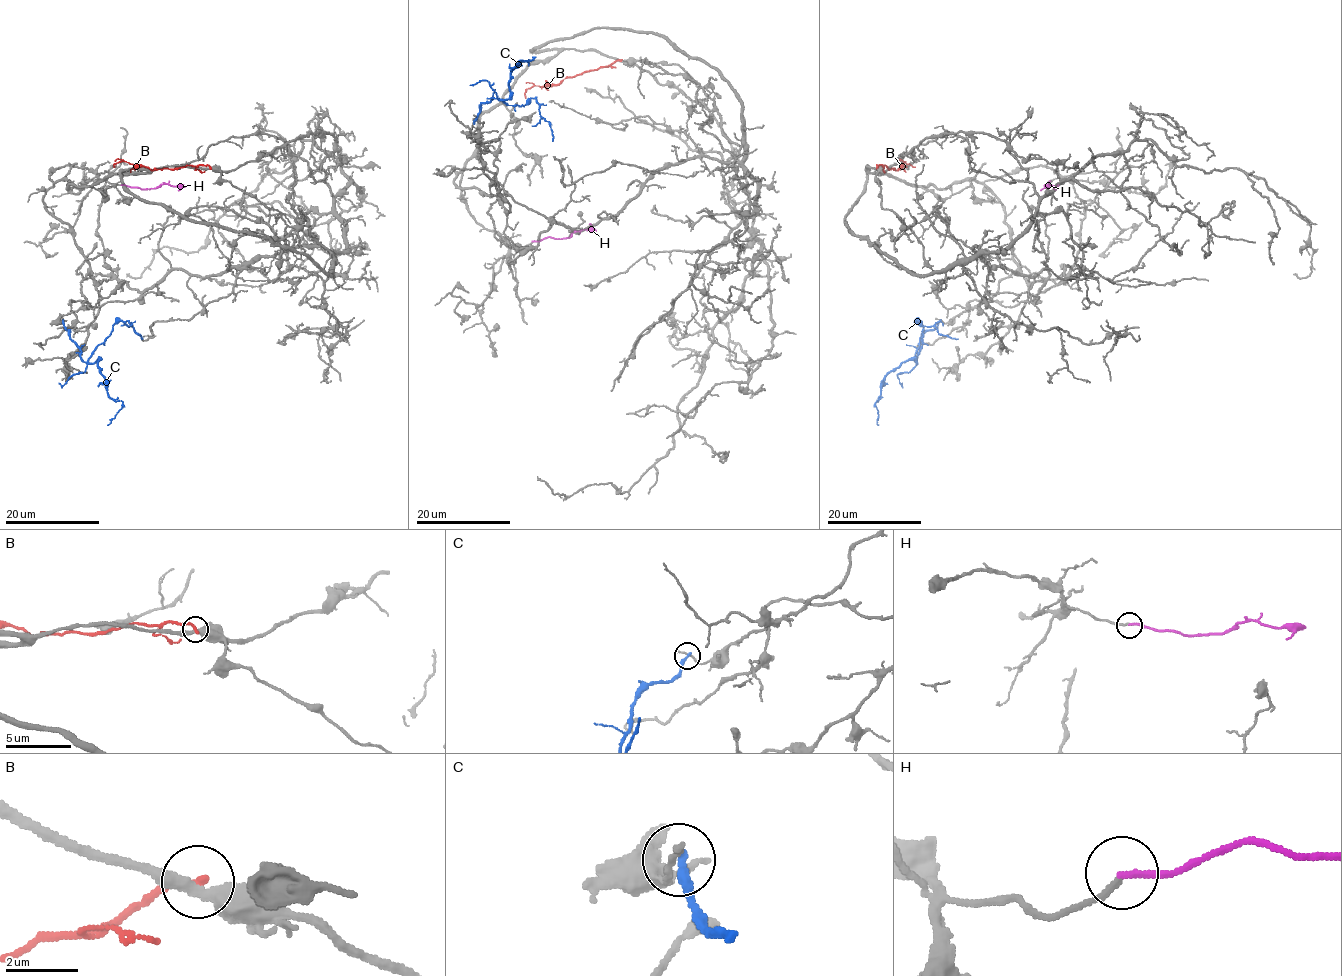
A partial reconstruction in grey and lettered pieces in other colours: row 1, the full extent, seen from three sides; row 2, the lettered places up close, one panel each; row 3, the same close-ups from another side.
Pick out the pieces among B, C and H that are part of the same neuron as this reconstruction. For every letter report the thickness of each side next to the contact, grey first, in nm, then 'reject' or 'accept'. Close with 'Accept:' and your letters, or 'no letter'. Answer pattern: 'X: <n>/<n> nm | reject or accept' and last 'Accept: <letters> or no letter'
B: 380/280 nm | reject
C: 170/280 nm | reject
H: 160/170 nm | accept
Accept: H

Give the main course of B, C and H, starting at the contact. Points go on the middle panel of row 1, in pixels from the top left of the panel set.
B: (620, 59), (565, 77), (558, 84), (533, 85), (526, 90), (525, 98)
C: (473, 123), (481, 104), (492, 98), (510, 97), (510, 73), (518, 64), (533, 58), (518, 62)
H: (532, 241), (548, 236), (566, 239), (590, 227), (589, 223)

